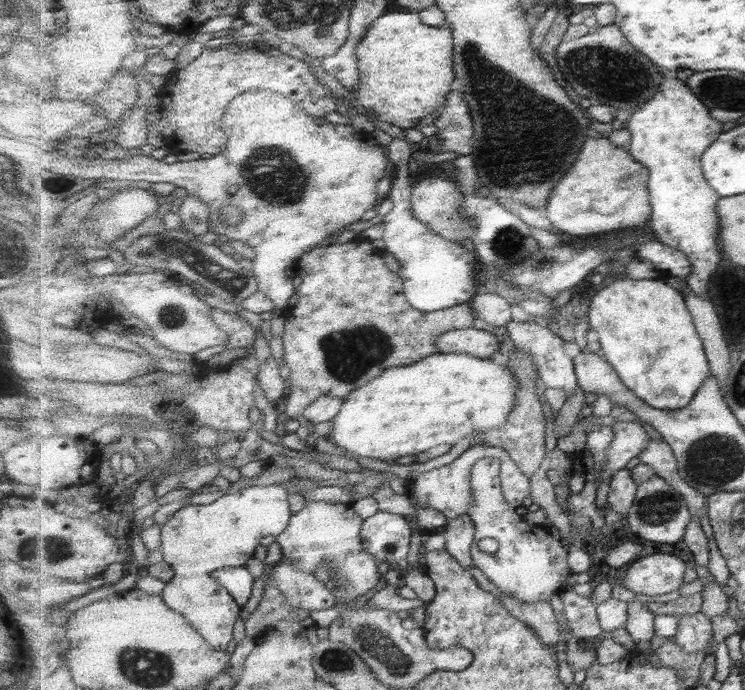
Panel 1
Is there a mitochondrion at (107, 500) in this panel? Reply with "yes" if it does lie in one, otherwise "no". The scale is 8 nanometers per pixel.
no

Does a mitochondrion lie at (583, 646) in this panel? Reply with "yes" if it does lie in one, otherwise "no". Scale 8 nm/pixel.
yes

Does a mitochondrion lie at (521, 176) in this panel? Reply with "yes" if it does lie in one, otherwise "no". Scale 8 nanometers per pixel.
yes

